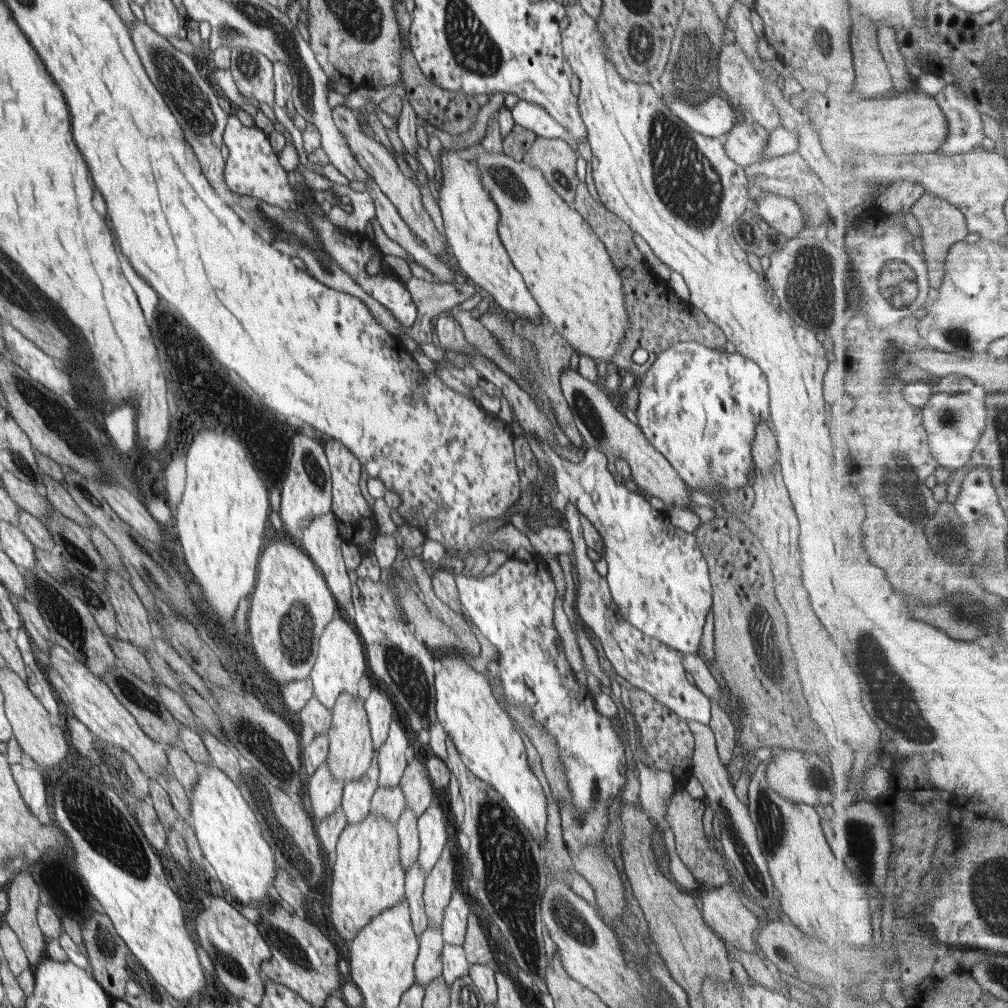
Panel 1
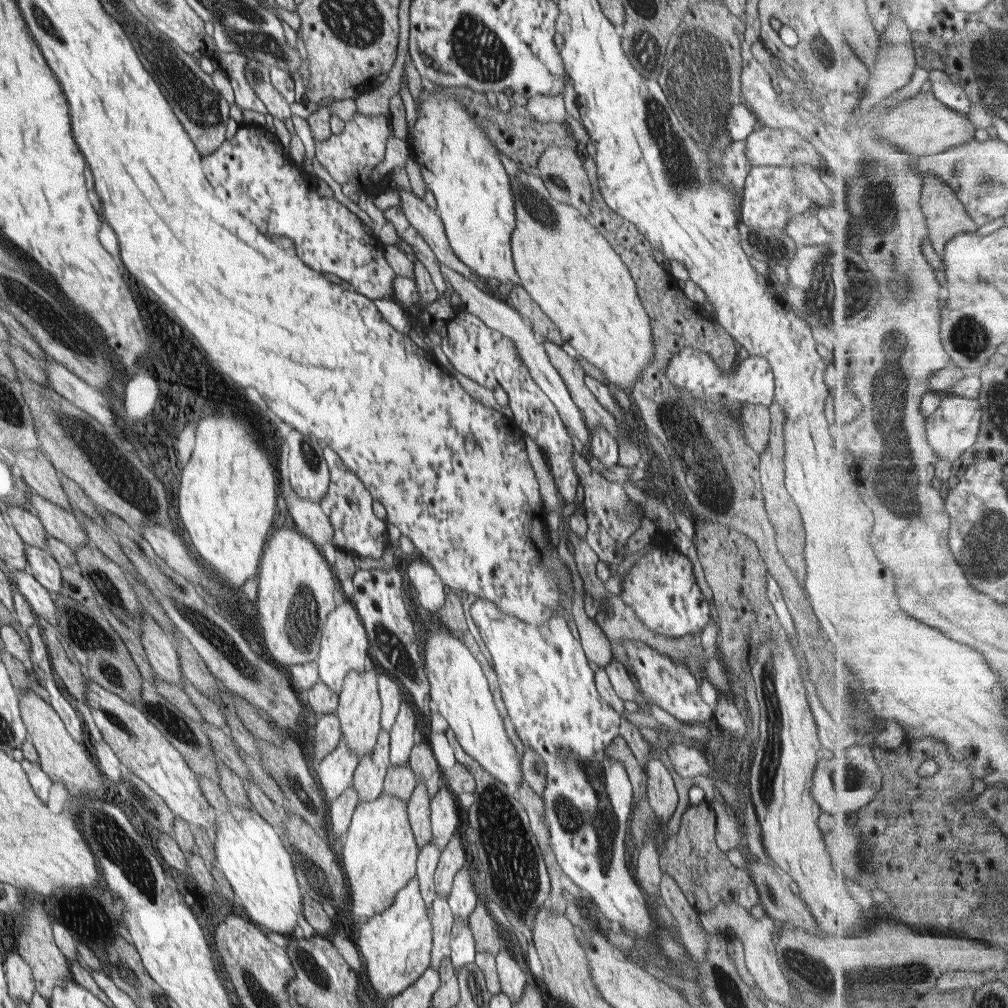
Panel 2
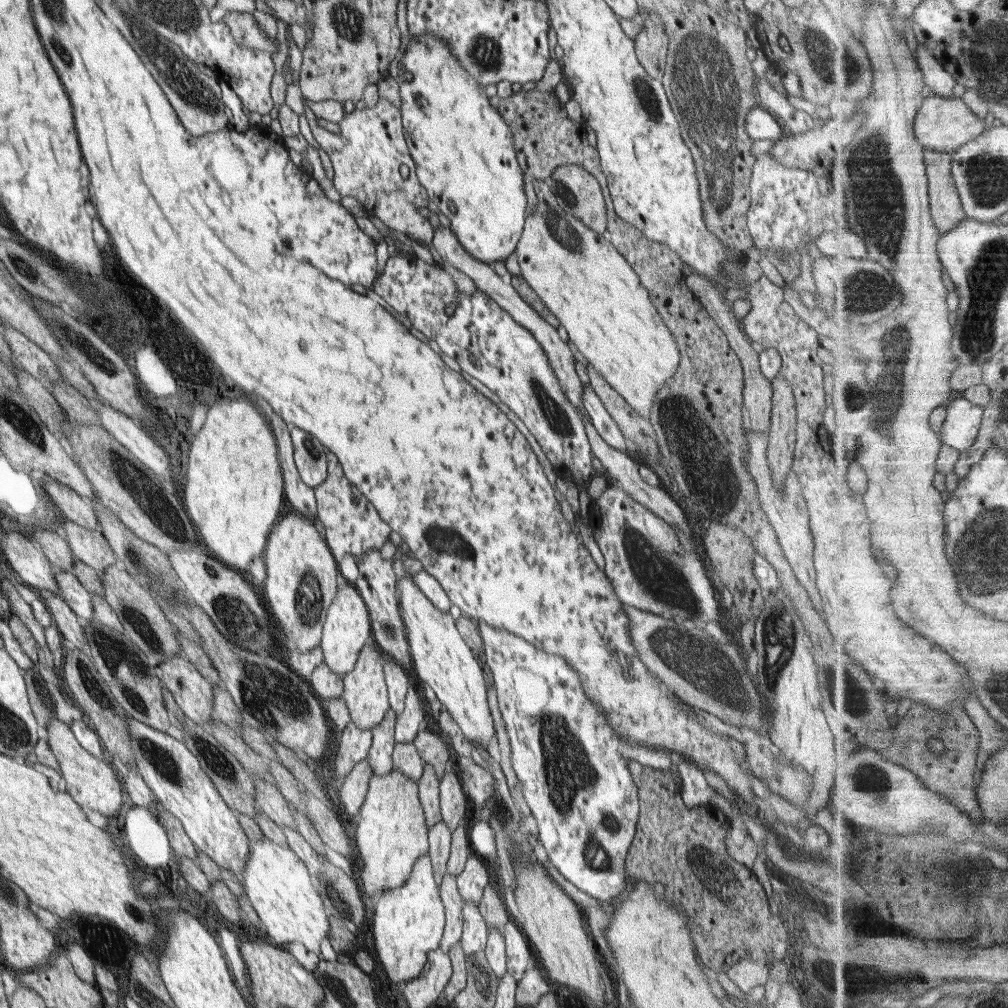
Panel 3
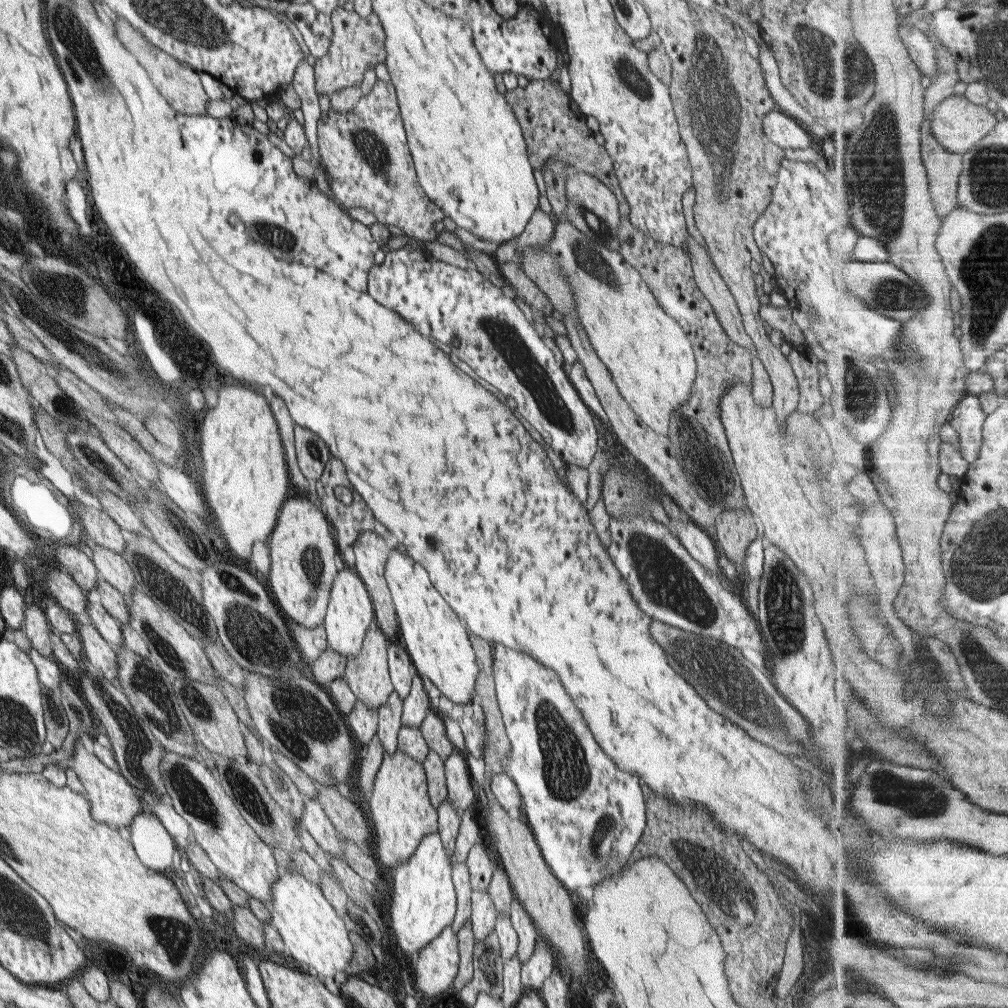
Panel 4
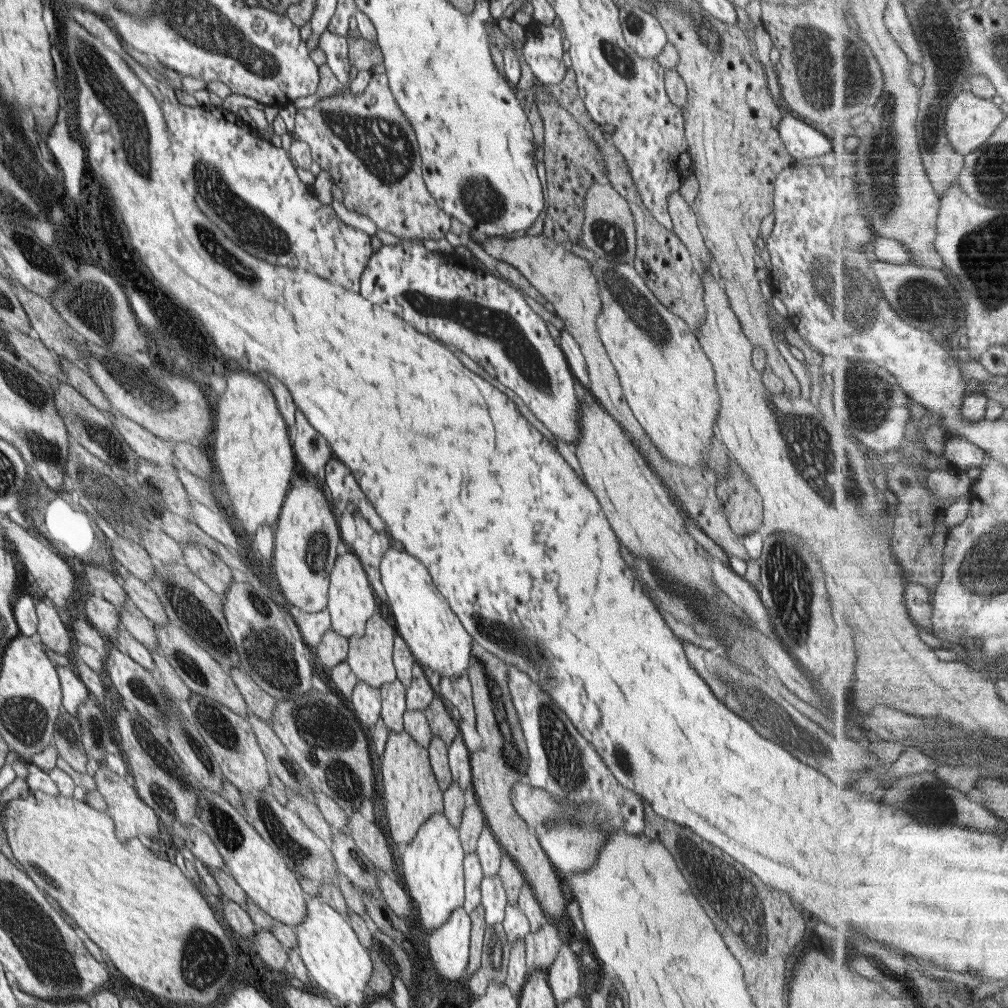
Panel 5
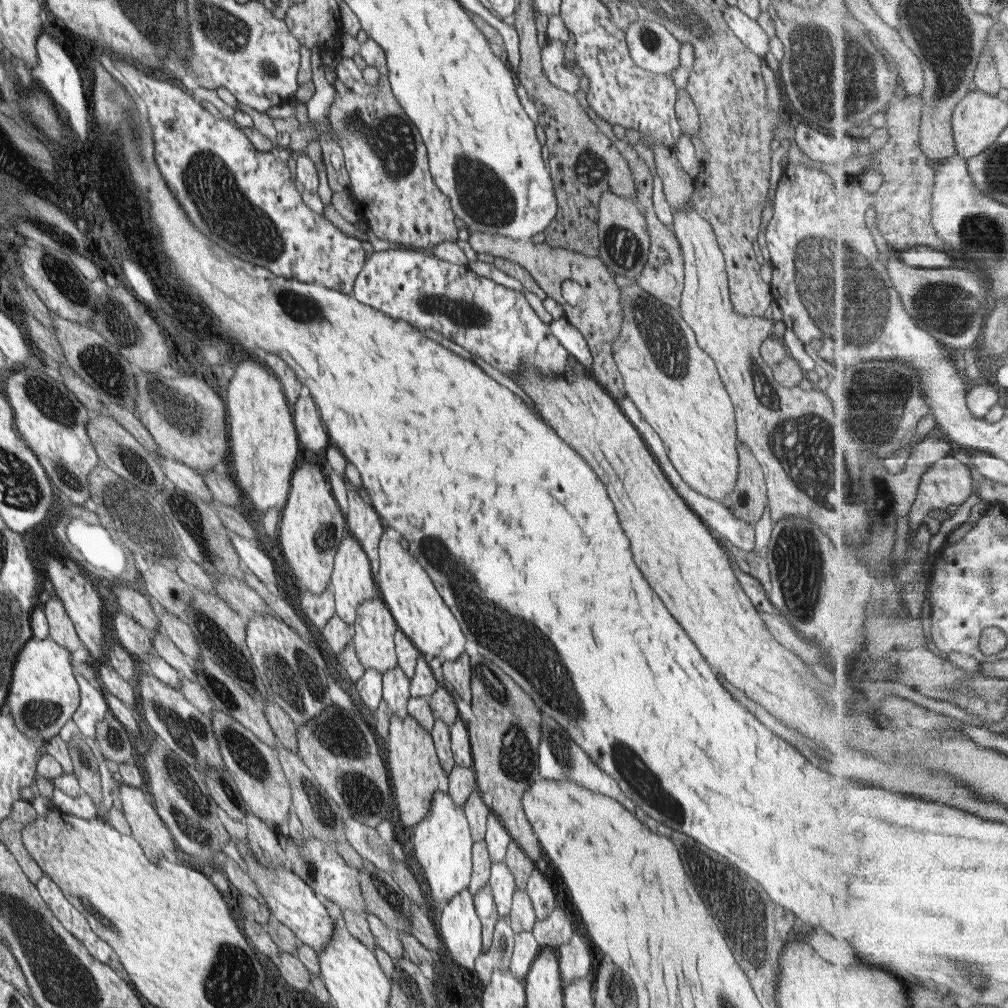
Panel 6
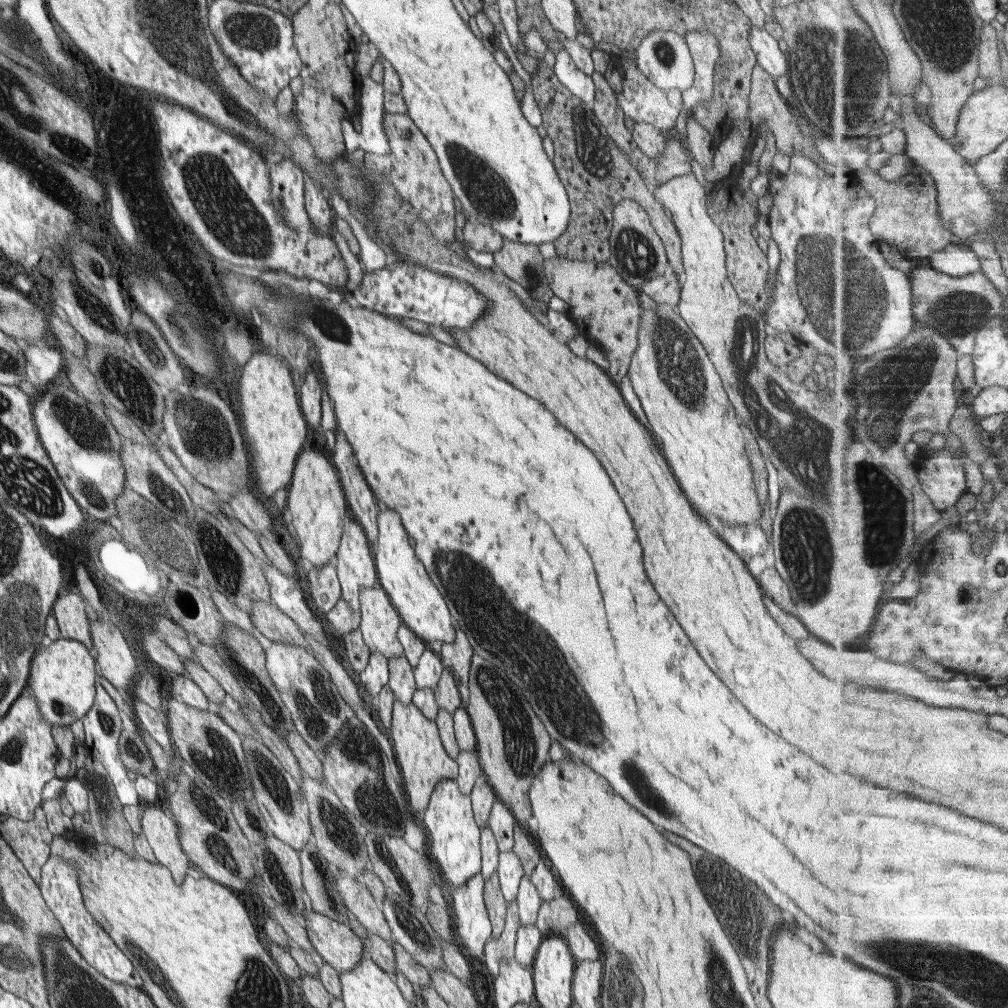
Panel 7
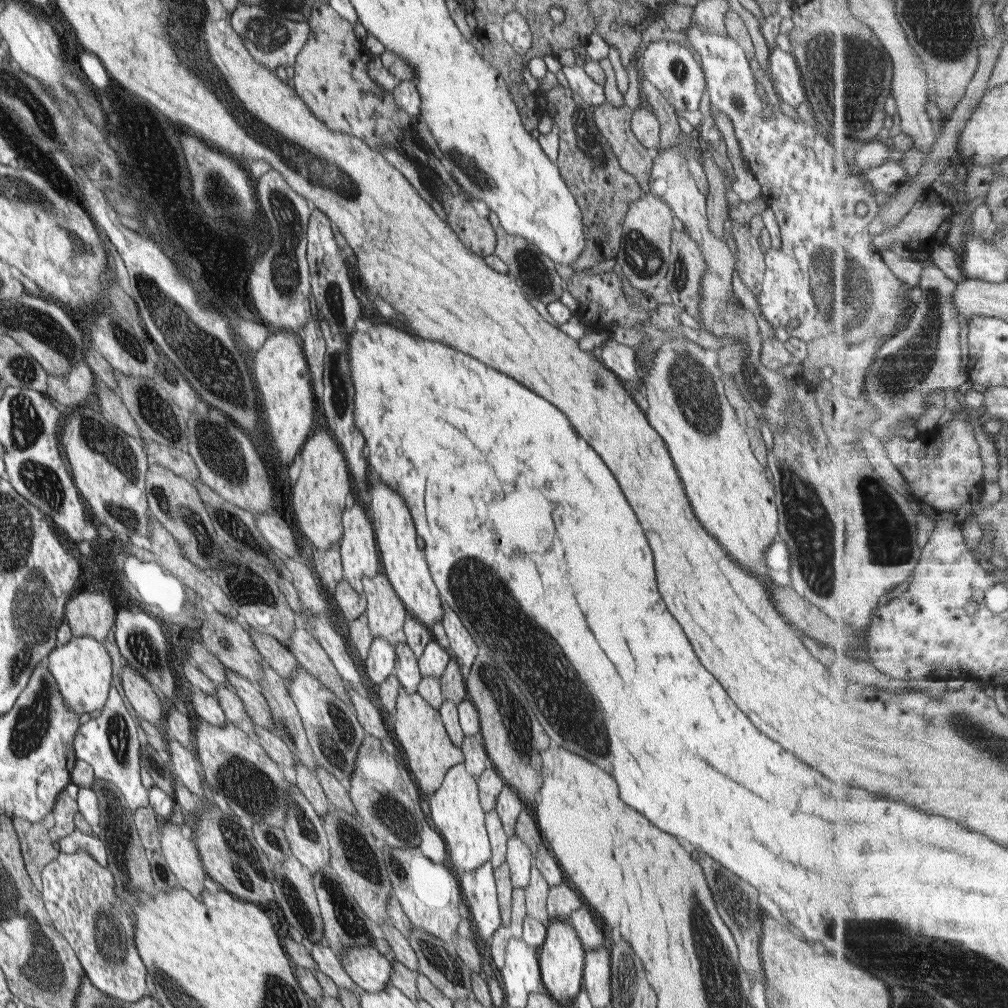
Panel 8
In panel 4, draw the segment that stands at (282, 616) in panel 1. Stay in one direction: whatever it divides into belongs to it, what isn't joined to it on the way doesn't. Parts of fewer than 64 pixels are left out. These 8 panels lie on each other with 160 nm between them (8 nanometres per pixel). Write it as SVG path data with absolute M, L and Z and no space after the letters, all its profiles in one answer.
M308 496L288 499L280 510L268 545L271 560L268 590L278 608L282 609L290 620L304 625L304 628L322 625L332 583L338 575L338 568L334 564L337 544L324 513L310 502Z

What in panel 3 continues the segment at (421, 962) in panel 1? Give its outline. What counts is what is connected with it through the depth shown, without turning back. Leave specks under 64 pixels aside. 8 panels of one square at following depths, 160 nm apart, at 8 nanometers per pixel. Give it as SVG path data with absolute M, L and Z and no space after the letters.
M446 873L439 884L440 896L445 908L445 929L439 948L448 953L453 944L461 940L463 931L463 901L455 874Z

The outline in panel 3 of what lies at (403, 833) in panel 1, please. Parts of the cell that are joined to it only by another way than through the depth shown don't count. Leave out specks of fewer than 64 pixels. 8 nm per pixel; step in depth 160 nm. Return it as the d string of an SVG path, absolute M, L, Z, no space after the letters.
M426 764L423 768L423 775L417 782L420 802L422 803L426 824L429 828L440 821L442 816L440 808L440 782L438 782L436 776L434 767Z

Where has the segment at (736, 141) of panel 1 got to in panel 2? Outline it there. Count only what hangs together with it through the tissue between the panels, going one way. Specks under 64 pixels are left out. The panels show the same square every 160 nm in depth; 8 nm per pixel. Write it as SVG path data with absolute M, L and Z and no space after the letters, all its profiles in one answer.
M758 128L746 139L746 158L755 166L820 167L818 150L796 130Z

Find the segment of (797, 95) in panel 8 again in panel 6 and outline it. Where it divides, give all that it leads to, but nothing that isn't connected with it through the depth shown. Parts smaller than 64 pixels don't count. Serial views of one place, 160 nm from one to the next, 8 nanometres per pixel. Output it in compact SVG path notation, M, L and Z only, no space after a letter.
M729 5L724 8L724 23L753 54L759 59L765 59L770 51L770 37L757 24L756 19L750 19L738 7Z

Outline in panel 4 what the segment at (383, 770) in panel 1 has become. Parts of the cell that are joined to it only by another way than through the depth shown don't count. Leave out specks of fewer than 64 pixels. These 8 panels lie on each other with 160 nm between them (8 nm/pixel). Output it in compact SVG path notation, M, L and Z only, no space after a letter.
M418 672L413 674L410 692L403 698L402 726L419 727L426 716L432 710L430 697L422 685L422 679Z

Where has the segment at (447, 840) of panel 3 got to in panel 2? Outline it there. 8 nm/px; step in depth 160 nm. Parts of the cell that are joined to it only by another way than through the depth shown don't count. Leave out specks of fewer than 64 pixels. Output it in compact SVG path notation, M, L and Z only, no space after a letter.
M434 841L425 844L418 853L416 874L420 883L420 890L424 902L426 902L429 914L433 900L437 896L434 886L435 870L441 857L441 850Z

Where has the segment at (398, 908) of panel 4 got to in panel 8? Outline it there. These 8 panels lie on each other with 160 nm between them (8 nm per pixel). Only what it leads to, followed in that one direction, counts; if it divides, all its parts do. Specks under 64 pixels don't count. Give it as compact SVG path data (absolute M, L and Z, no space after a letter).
M464 763L448 769L440 789L436 790L425 801L426 806L429 808L428 816L431 818L431 824L443 836L447 848L447 864L457 876L460 876L464 871L474 870L482 866L486 861L491 860L491 842L485 827L485 810L480 802L477 780L473 774L466 770Z

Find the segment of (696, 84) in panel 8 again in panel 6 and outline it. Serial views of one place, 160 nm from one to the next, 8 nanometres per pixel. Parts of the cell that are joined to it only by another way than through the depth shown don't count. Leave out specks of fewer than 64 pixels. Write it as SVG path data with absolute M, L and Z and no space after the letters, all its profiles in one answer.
M648 19L632 21L625 40L631 58L640 68L671 75L680 67L683 44L662 23Z

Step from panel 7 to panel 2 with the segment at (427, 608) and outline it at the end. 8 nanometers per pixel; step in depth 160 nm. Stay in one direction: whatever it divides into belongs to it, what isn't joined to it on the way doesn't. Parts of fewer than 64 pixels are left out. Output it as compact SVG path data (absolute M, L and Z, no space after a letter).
M430 622L424 630L424 662L430 685L429 695L436 709L447 720L461 747L475 758L492 778L517 791L523 783L522 766L518 765L516 747L504 729L504 722L492 699L488 680L480 664L459 636L442 623Z

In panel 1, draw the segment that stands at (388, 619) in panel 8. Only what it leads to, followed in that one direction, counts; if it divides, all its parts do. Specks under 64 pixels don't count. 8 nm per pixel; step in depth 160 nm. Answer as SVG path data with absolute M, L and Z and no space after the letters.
M342 692L337 698L332 708L332 720L330 728L327 730L330 743L327 756L327 765L333 774L332 778L352 782L360 780L362 775L368 770L374 758L375 746L372 742L371 728L368 713L364 708L364 701L350 693Z

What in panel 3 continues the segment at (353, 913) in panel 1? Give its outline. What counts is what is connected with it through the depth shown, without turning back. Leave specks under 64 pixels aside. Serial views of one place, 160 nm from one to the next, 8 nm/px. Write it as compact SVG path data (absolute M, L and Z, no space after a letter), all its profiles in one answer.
M398 769L384 776L371 775L359 818L349 825L355 846L362 892L376 898L377 892L402 886L416 860L429 852L429 826L418 794L418 784Z

